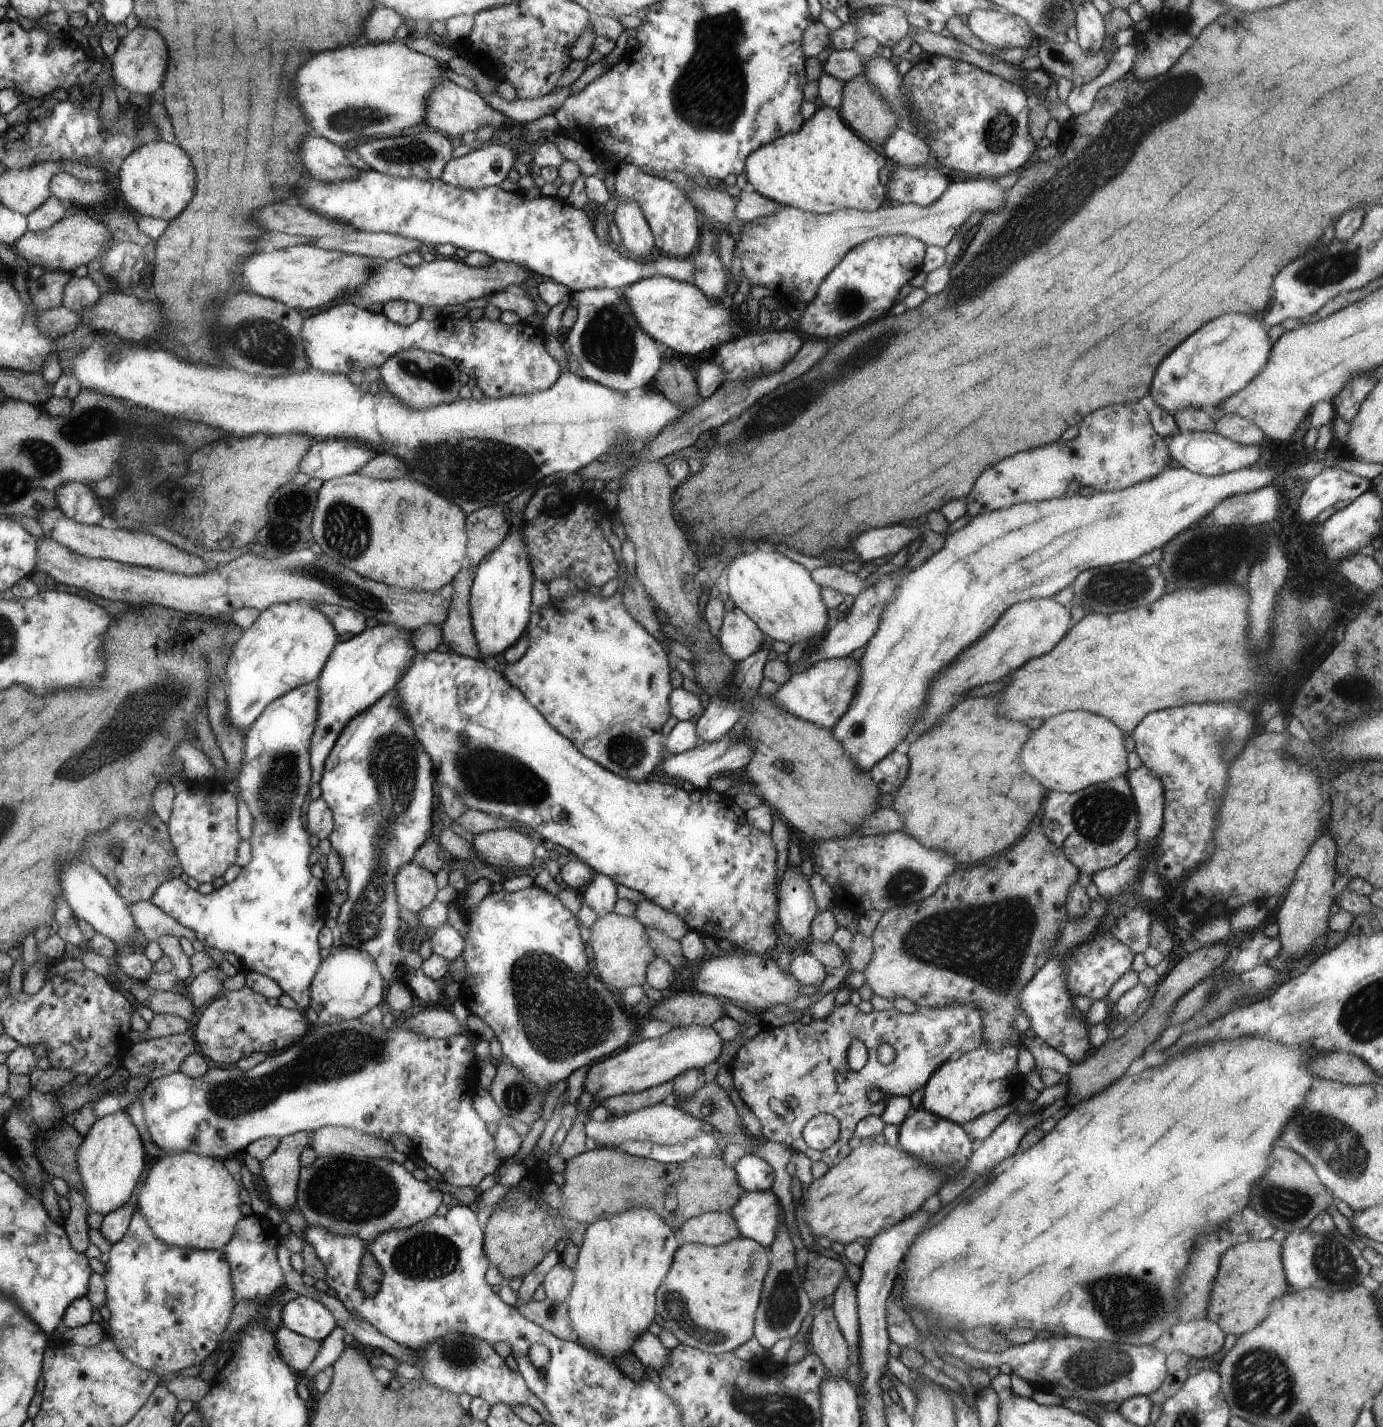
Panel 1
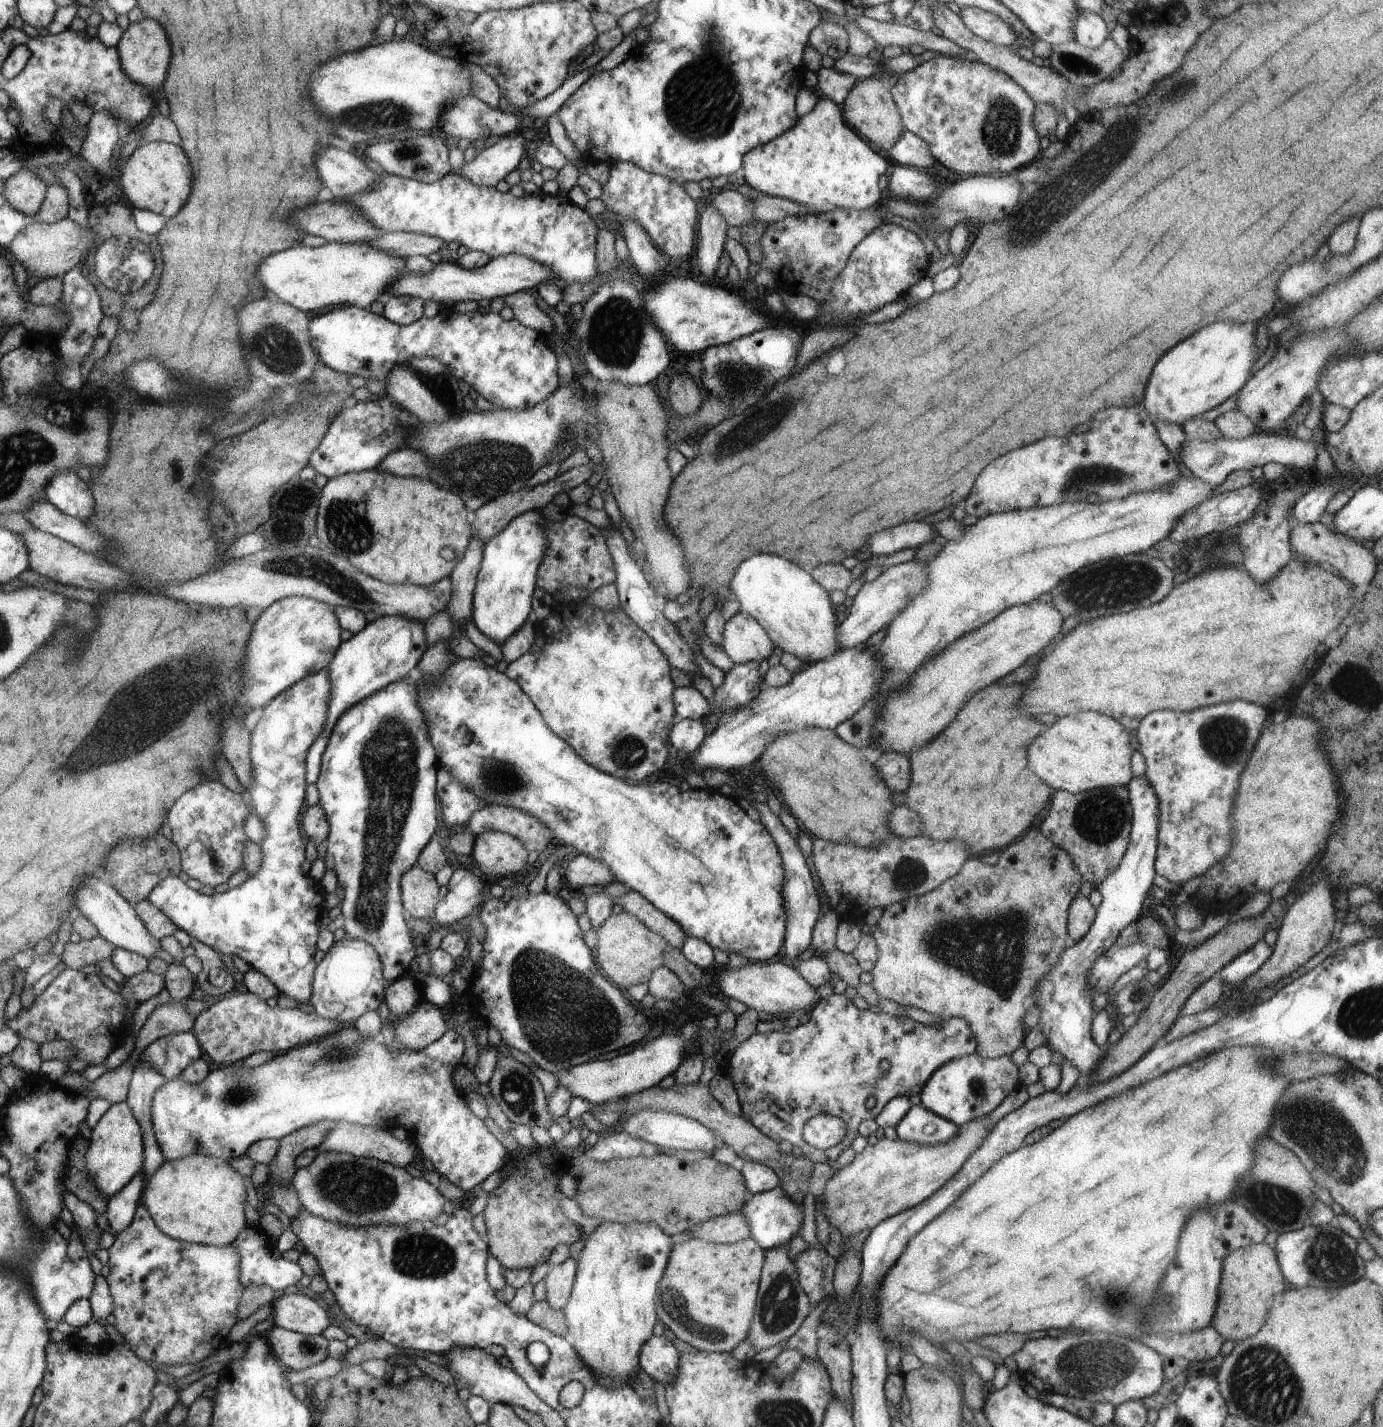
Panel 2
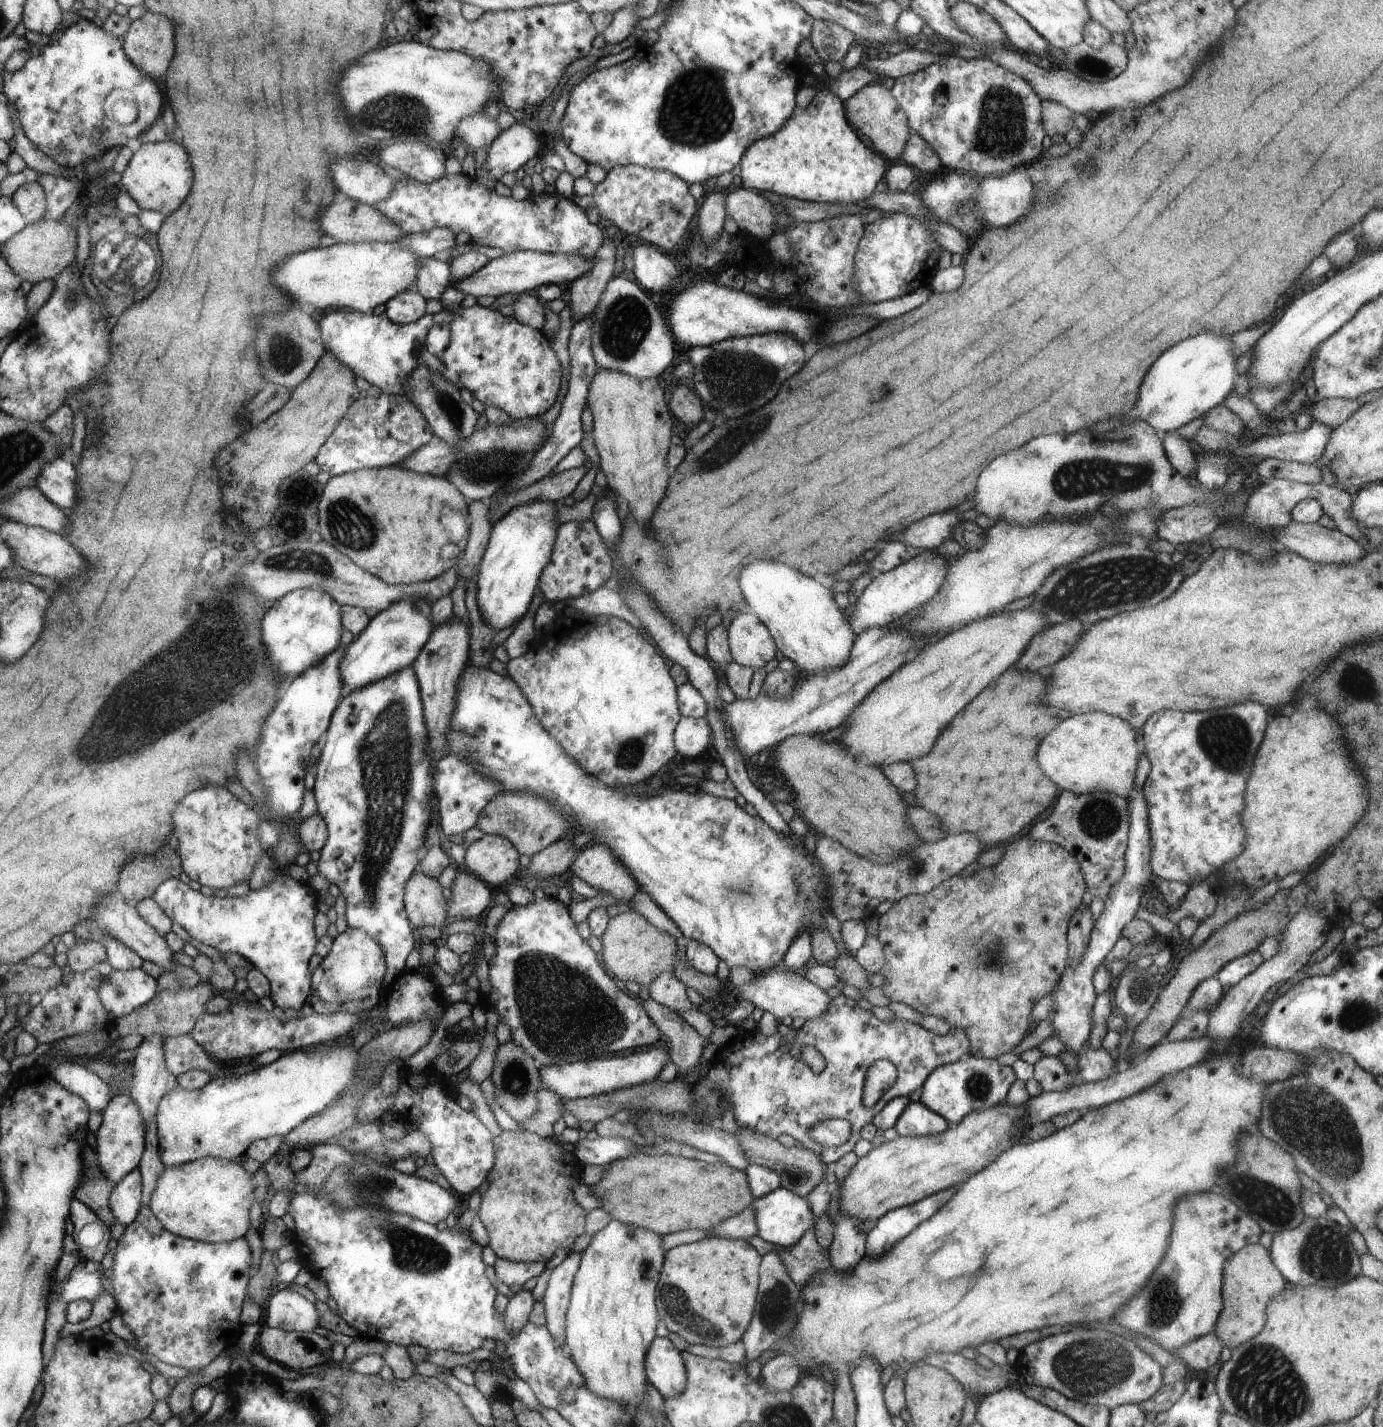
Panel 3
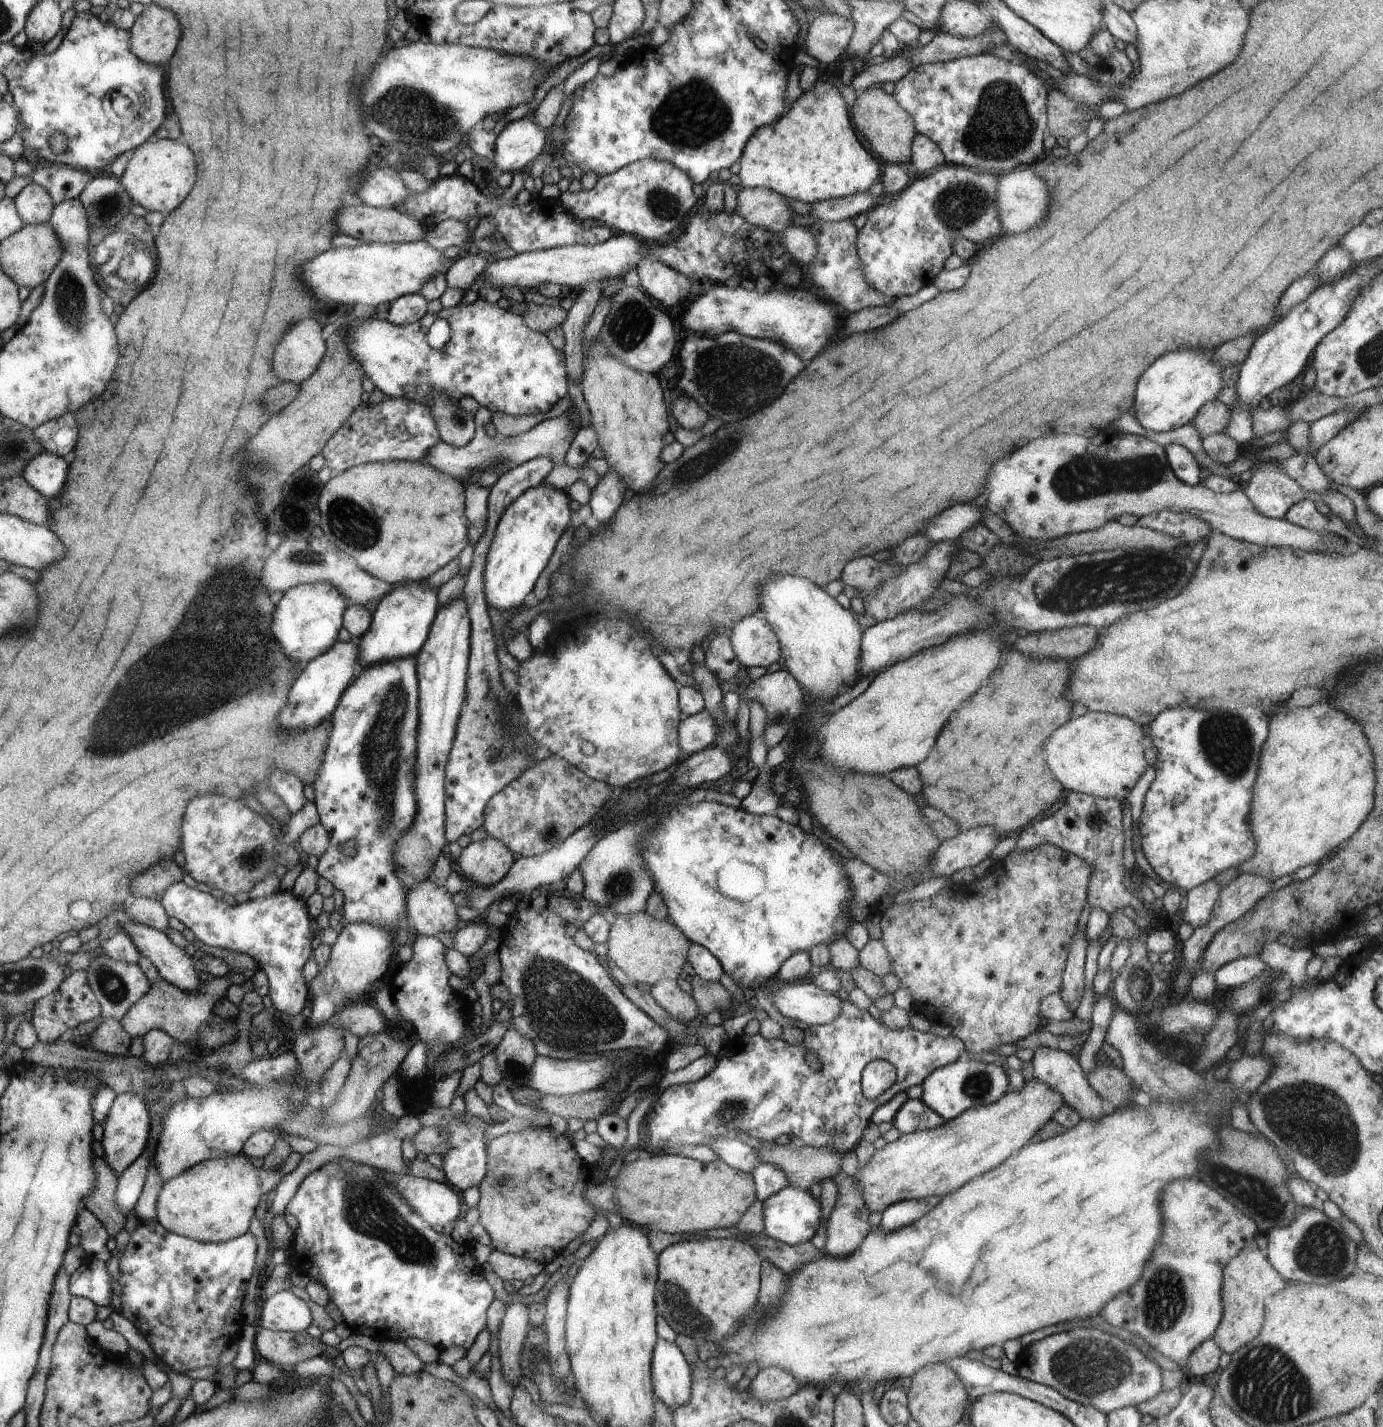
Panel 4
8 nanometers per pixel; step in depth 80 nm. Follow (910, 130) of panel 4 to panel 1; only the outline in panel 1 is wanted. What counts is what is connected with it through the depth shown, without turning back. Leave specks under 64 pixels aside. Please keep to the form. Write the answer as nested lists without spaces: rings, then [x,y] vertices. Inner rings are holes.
[[[856,76],[852,80],[844,81],[842,103],[838,112],[846,125],[864,141],[877,149],[886,144],[889,136],[897,128],[896,112],[890,108],[888,102],[884,102],[878,96],[877,90],[870,86],[870,82],[864,76]]]

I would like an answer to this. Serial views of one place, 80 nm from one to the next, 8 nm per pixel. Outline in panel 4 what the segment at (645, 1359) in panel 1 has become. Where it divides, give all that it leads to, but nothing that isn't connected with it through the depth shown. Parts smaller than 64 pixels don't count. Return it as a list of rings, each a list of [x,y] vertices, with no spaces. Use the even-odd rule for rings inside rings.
[[[658,1340],[651,1360],[651,1377],[654,1379],[655,1397],[666,1406],[670,1408],[679,1407],[691,1400],[693,1380],[690,1366],[674,1341]]]

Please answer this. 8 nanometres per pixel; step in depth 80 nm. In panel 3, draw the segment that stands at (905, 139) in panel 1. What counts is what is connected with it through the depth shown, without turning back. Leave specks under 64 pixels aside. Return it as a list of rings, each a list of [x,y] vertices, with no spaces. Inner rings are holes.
[[[912,132],[900,162],[911,166],[920,172],[936,172],[940,168],[941,160],[936,151],[918,133]]]

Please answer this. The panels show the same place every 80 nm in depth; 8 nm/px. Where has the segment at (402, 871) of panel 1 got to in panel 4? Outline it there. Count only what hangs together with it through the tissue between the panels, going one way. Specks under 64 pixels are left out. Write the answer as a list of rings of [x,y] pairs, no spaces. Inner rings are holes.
[[[429,878],[410,889],[407,909],[410,924],[418,935],[436,937],[440,932],[454,932],[460,922],[452,896]]]

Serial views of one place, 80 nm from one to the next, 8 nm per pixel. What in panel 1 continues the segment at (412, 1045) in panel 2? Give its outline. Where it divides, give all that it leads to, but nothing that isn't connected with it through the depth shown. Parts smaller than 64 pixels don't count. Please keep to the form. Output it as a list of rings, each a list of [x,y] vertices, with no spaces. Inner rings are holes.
[[[430,1006],[410,1016],[403,1023],[415,1035],[427,1039],[443,1039],[460,1033],[460,1024],[452,1012],[444,1010],[442,1006]]]

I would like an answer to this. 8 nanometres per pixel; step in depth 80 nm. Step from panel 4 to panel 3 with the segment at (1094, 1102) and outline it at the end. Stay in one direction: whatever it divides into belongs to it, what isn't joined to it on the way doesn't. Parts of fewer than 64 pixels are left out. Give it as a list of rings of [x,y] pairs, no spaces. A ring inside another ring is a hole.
[[[1044,1055],[1040,1058],[1034,1065],[1033,1077],[1043,1090],[1048,1092],[1067,1091],[1082,1082],[1077,1076],[1077,1070],[1070,1072],[1056,1055]]]

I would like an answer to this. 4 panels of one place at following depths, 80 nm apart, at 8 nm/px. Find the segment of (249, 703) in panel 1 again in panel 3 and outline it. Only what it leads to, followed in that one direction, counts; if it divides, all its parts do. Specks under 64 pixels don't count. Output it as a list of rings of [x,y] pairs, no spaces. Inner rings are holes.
[[[296,589],[275,600],[263,618],[264,642],[272,658],[274,671],[282,685],[322,662],[340,646],[342,634],[342,604],[320,589]]]

